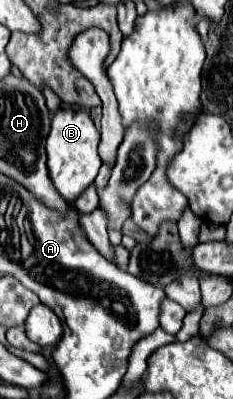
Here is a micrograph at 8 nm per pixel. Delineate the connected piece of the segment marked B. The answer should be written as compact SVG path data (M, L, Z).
M57 109L51 119L51 133L47 137L47 167L57 191L73 203L97 177L101 159L97 153L99 131L85 109Z

